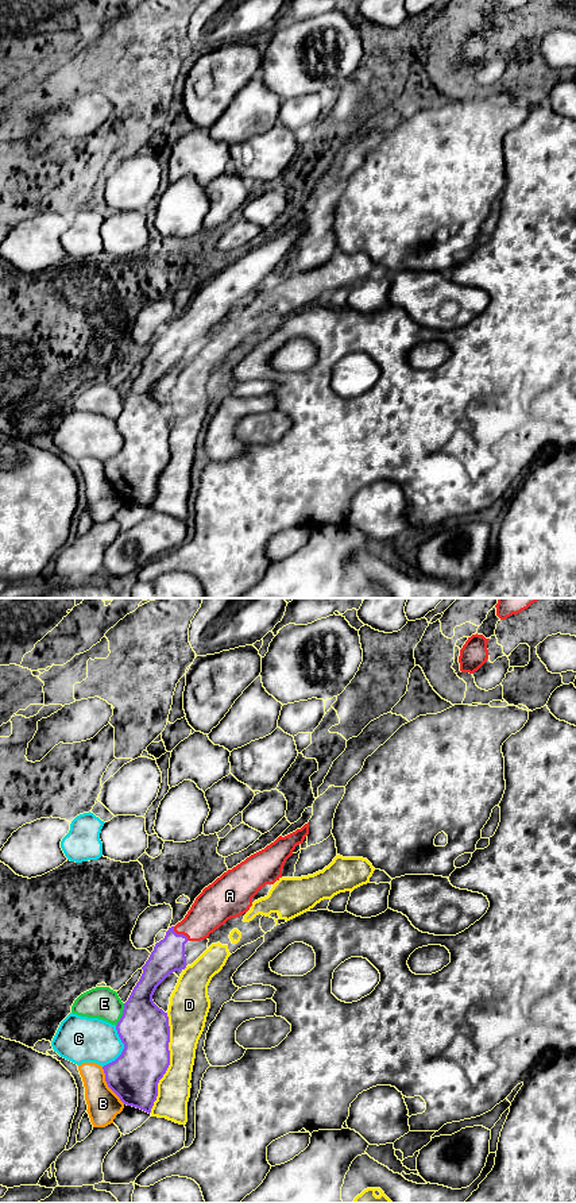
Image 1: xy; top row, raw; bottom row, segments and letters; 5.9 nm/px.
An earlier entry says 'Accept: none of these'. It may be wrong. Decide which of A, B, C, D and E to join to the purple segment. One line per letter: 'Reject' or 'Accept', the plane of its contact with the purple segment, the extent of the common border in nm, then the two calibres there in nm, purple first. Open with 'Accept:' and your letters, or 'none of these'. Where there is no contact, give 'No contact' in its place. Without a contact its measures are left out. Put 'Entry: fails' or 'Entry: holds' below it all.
Accept: A
A: Accept. Touches purple in xy. Shared border 130 nm. Thickness 190 nm (purple) against 220 nm
B: Reject. Touches purple in xy. Shared border 260 nm. Thickness 300 nm (purple) against 190 nm
C: Reject. Touches purple in xy. Shared border 260 nm. Thickness 300 nm (purple) against 280 nm
D: Reject. Touches purple in xy. Shared border 600 nm. Thickness 300 nm (purple) against 200 nm
E: Reject. Touches purple in xy. Shared border 140 nm. Thickness 300 nm (purple) against 190 nm
Entry: fails

